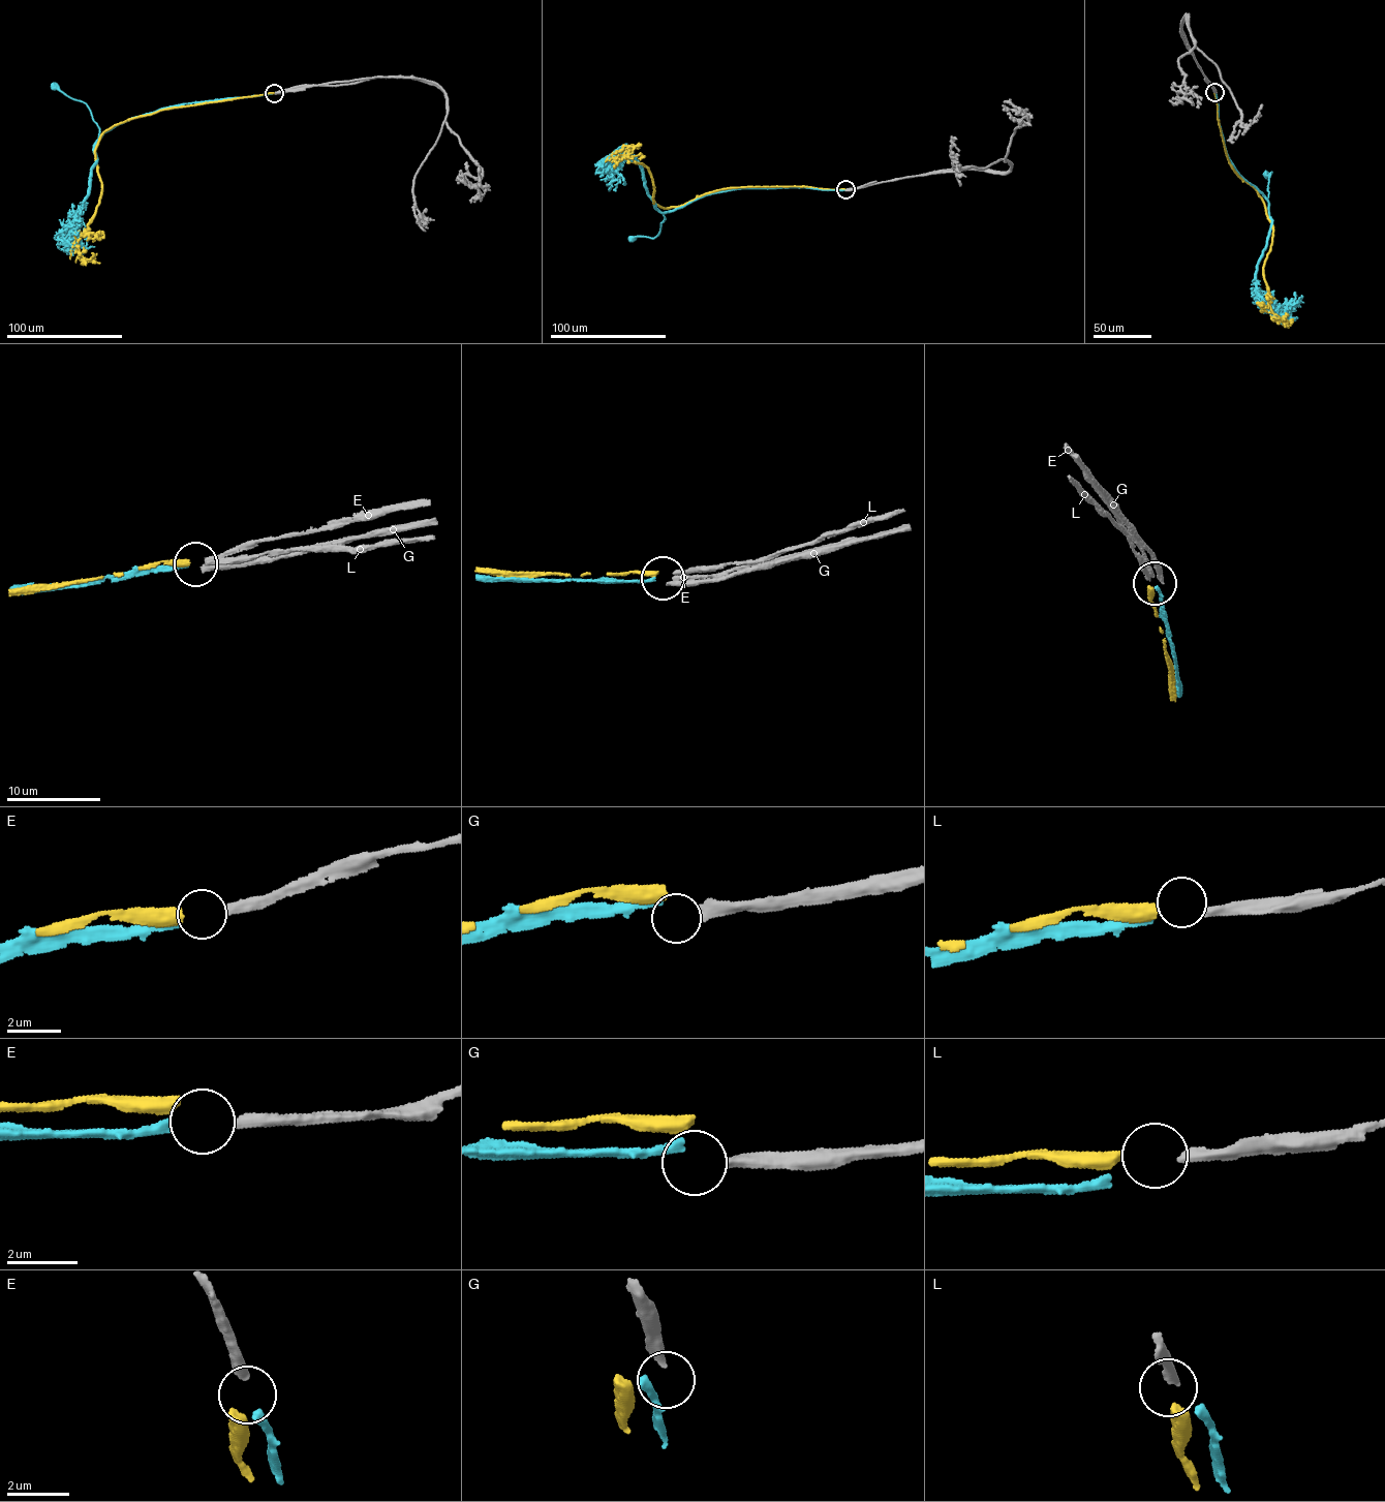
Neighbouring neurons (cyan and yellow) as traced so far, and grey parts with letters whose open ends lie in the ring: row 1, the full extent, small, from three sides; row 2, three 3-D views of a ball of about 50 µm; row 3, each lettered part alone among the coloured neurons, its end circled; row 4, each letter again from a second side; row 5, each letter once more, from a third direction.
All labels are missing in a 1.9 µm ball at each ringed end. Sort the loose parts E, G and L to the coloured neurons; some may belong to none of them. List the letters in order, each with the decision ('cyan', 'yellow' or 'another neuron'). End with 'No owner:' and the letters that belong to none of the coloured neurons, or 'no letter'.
E: cyan
G: another neuron
L: yellow
No owner: G

